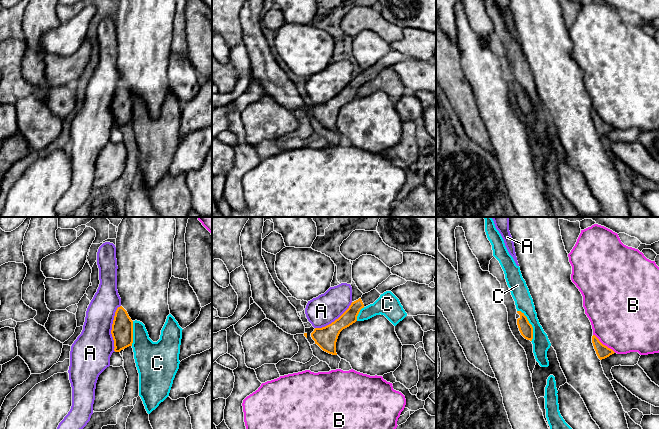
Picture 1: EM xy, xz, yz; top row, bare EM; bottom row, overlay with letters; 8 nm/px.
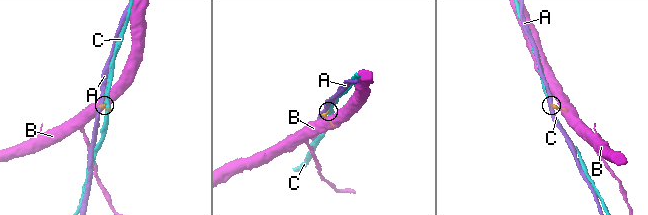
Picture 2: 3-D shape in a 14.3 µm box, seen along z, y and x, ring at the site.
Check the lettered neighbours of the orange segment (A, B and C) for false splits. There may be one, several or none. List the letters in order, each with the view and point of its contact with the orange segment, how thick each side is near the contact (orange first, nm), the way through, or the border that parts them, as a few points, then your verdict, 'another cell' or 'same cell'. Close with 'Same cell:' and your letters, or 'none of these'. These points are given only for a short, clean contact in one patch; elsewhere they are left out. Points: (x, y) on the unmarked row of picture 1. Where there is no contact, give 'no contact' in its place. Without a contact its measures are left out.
A: contact xy (112, 104); calibres 180 and 320 nm; another cell
B: contact yz (604, 121); calibres 110 and 500 nm; border yz (593, 110), (615, 128); another cell
C: contact yz (531, 101); calibres 110 and 140 nm; border yz (517, 86), (526, 93), (532, 103), (531, 117); another cell
Same cell: none of these

